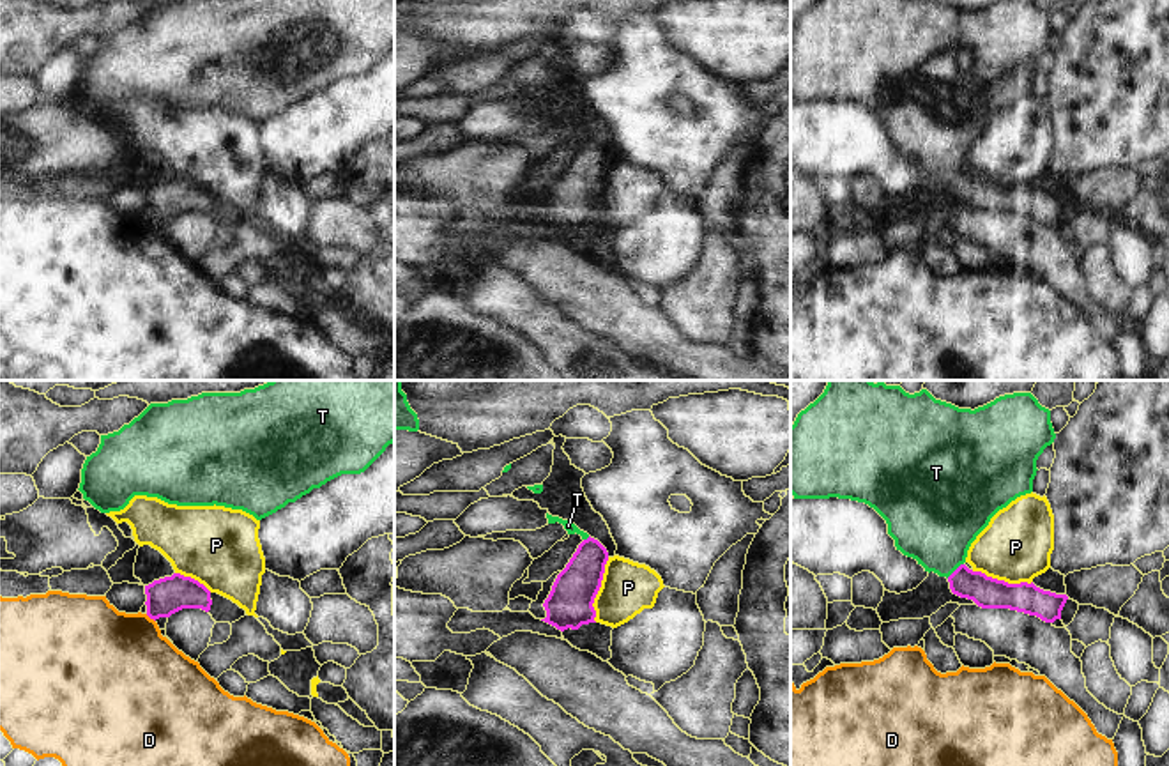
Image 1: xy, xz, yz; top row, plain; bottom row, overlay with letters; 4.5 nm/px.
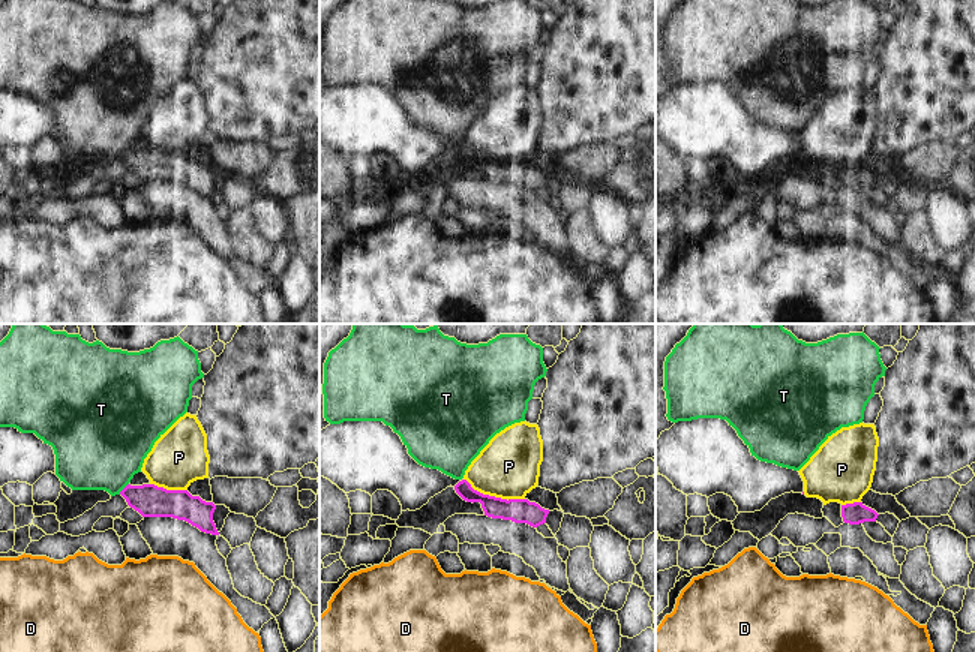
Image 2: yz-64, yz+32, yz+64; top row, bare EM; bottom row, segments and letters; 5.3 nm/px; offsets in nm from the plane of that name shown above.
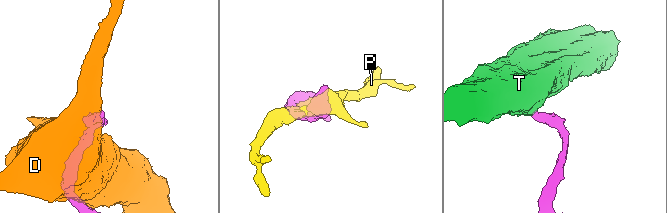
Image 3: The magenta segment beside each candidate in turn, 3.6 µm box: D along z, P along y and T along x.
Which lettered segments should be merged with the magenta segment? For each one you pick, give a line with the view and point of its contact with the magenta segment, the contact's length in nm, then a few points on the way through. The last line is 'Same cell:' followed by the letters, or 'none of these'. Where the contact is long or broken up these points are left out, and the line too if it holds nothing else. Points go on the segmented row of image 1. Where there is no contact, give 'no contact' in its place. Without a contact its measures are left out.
T: contact yz (955, 570); length 100 nm; way yz (989, 593), (970, 584), (955, 570), (945, 556), (934, 520)
Same cell: T

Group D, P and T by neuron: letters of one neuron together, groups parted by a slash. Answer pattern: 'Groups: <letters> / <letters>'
Groups: D / P / T.

